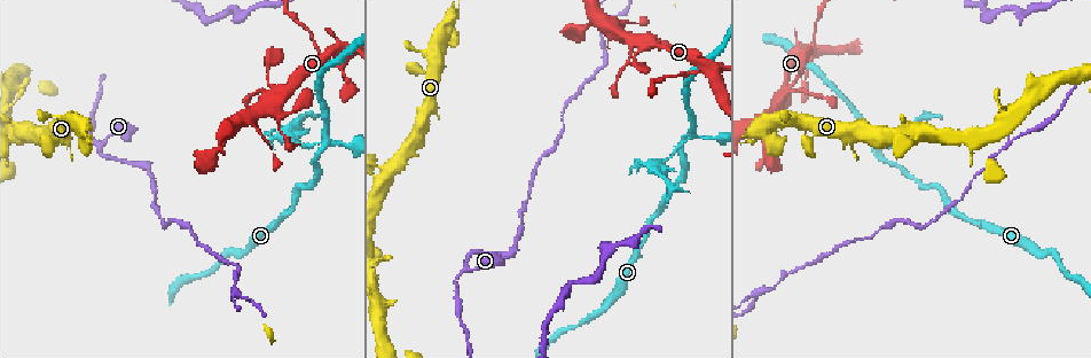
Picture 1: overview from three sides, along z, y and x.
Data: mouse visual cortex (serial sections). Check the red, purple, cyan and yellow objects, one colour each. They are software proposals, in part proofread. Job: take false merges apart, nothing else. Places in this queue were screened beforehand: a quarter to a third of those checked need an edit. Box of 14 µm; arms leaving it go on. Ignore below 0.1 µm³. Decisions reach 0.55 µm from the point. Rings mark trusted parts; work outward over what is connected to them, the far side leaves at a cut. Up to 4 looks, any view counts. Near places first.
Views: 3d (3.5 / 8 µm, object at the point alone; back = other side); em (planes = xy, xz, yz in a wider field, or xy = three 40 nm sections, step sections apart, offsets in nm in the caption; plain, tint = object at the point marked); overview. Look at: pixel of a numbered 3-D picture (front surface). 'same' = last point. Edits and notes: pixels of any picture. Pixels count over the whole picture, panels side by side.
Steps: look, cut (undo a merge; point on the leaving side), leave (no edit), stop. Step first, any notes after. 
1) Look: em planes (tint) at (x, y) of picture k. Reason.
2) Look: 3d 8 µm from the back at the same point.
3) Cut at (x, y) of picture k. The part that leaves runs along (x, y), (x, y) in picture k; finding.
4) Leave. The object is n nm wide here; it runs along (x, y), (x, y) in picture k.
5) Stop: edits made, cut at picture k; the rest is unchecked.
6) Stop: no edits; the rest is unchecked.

Look: 3d 3.5 µm at (102, 143) of picture 1. Three arms meet.

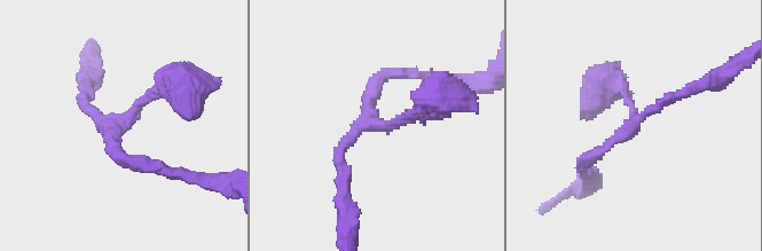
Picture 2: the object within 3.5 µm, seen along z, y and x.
Look: em xy step 3 (tint) at (117, 126) of picture 2. 3 arms meet here; the arms are 150, 200, 200 nm wide; shape alone is not enough.

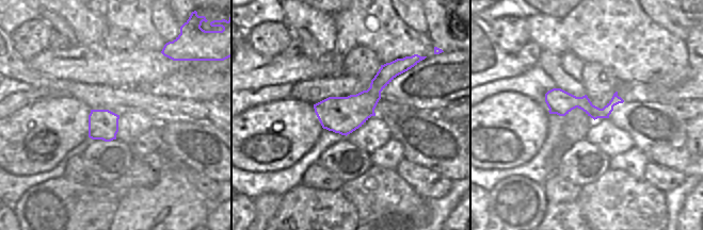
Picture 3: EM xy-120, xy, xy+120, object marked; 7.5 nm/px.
Leave. The object is 280 nm wide here; it runs along (403, 65), (324, 125) in picture 3; continuous, no second cell.

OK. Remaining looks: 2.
Look: 3d 3.5 µm at (341, 52) of picture 1. Four or more arms meet.

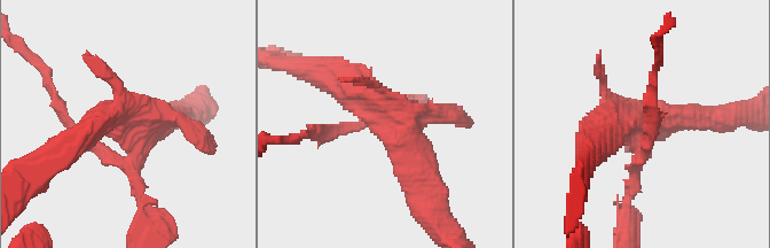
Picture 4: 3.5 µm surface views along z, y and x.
Look: em xy step 1 (tint) at (640, 126) of picture 4.

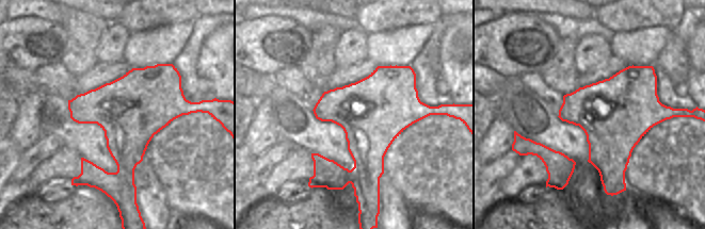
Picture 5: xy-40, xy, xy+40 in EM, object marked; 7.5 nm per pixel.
Cut at (344, 129) of picture 4. The object is 500 nm wide here; the part that leaves runs along (361, 123), (327, 137), (305, 134) in picture 4; two cells meet here.

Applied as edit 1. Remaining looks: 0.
Stop: edits made, cut at picture 4; the rest is unchecked.

